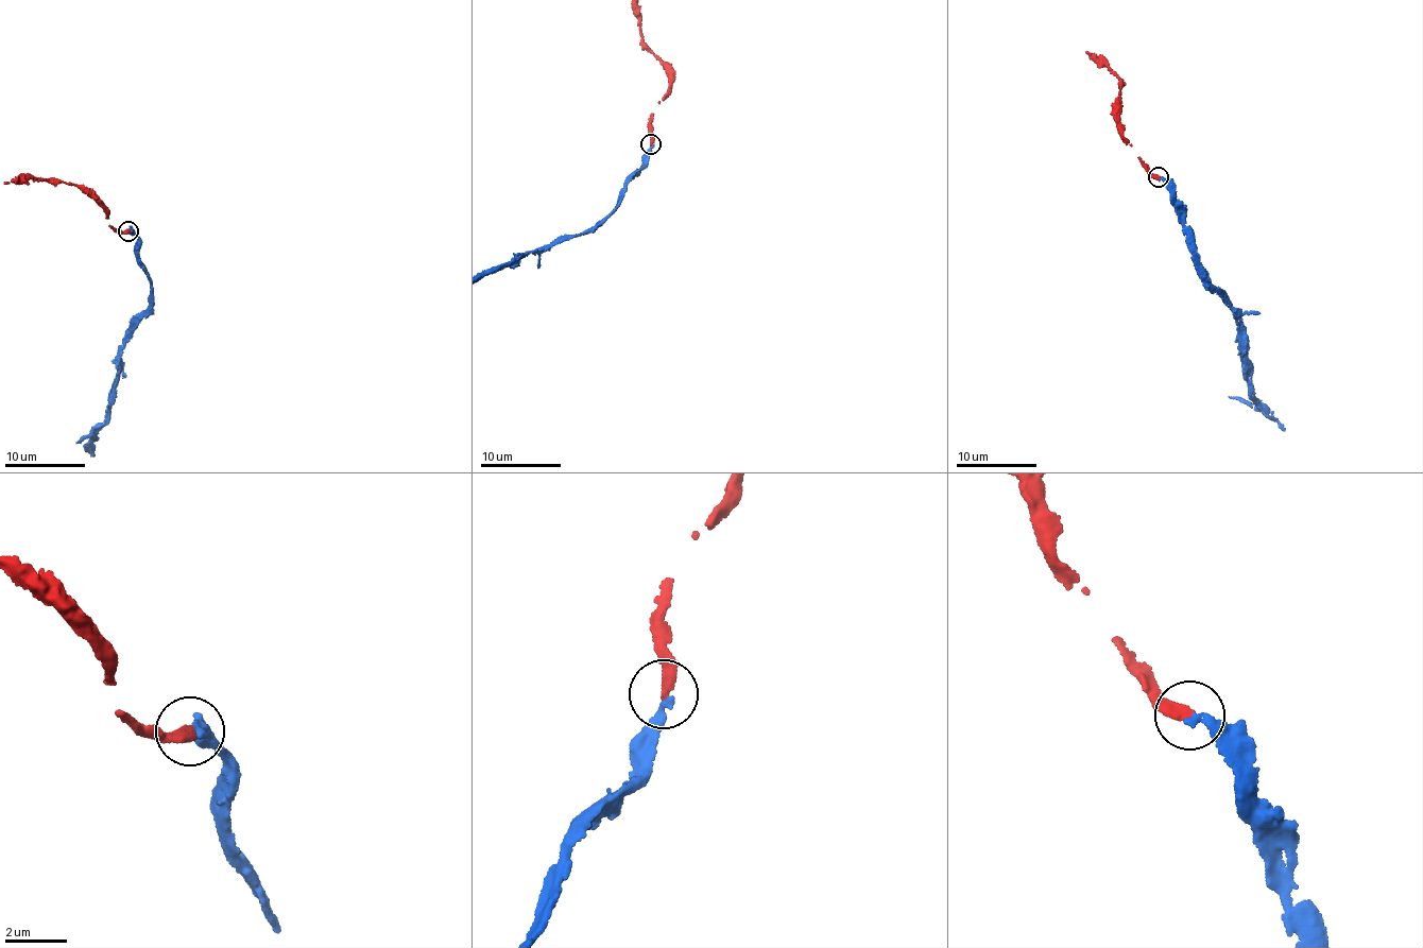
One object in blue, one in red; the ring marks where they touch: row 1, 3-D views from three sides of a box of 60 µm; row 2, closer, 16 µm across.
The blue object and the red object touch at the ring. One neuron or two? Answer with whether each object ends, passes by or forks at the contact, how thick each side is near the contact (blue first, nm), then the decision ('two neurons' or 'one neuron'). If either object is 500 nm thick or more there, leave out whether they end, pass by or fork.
blue ends | red ends | 240/360 nm | one neuron

